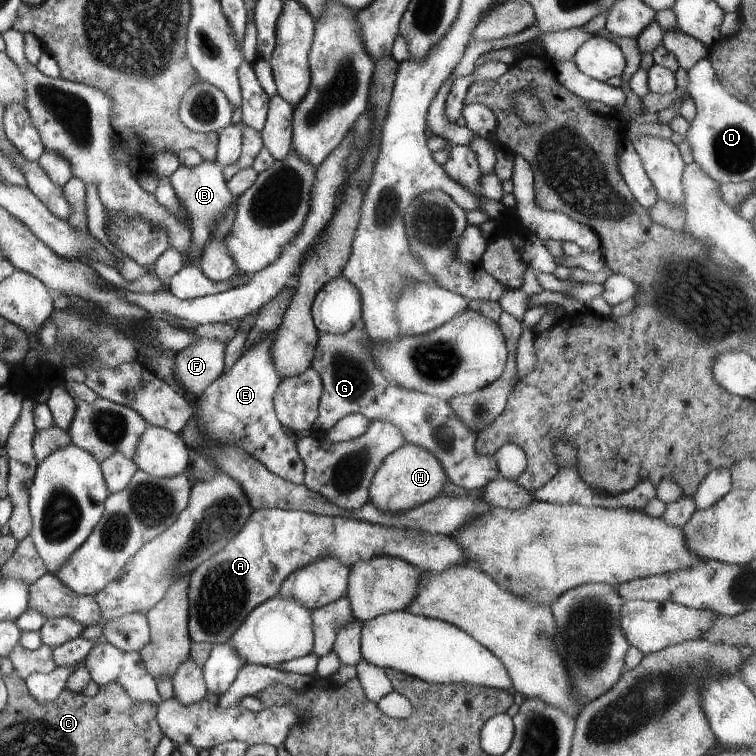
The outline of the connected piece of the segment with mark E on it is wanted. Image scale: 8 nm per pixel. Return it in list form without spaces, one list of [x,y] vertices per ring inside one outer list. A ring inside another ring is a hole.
[[[275,332],[265,334],[240,354],[231,368],[221,371],[197,397],[197,410],[192,413],[209,440],[235,444],[271,474],[293,484],[302,484],[304,464],[297,454],[293,435],[277,420],[273,408],[273,392],[280,381],[271,362],[273,340]]]

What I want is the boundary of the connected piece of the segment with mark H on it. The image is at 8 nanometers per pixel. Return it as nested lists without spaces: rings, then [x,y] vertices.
[[[403,444],[385,456],[375,470],[367,490],[368,500],[381,512],[397,514],[437,497],[446,482],[448,479],[439,460],[429,450],[415,444]]]

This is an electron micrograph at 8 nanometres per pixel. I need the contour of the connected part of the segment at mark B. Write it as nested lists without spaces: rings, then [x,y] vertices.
[[[216,160],[201,162],[193,168],[178,164],[175,172],[168,176],[171,186],[175,190],[175,198],[179,200],[179,204],[183,208],[183,216],[191,228],[191,246],[187,246],[187,250],[189,250],[187,263],[197,265],[201,246],[211,236],[215,222],[223,216],[223,212],[229,208],[231,202],[236,202],[236,197],[225,188],[225,180],[221,174],[222,167],[222,164],[219,164]]]

